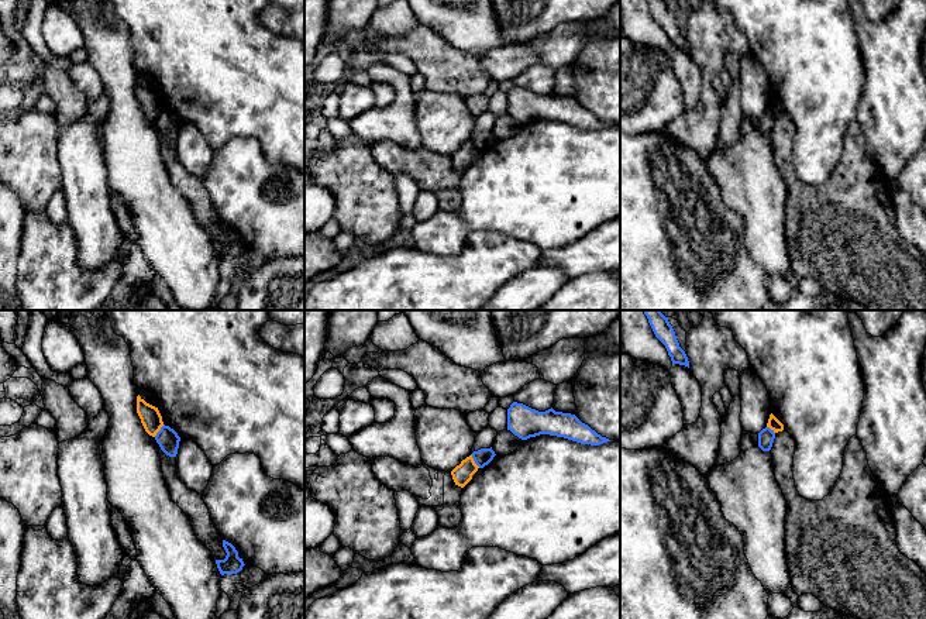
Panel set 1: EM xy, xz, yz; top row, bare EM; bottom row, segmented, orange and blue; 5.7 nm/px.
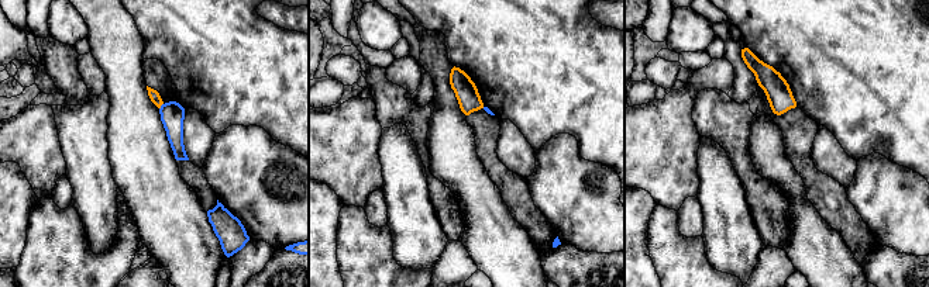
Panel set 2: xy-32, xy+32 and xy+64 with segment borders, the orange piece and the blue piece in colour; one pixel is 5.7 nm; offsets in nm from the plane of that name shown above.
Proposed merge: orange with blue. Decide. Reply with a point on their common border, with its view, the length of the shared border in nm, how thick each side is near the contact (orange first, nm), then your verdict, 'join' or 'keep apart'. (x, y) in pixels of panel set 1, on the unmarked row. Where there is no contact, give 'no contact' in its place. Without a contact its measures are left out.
meets orange in xz at (474, 145); contact 90 nm long; 110 nm thick on the orange side, 100 nm on the other; keep apart

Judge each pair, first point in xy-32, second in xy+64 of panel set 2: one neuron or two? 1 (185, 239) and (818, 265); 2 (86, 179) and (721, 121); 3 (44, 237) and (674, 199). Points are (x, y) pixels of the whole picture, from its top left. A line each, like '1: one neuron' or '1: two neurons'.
1: one neuron
2: two neurons
3: two neurons

